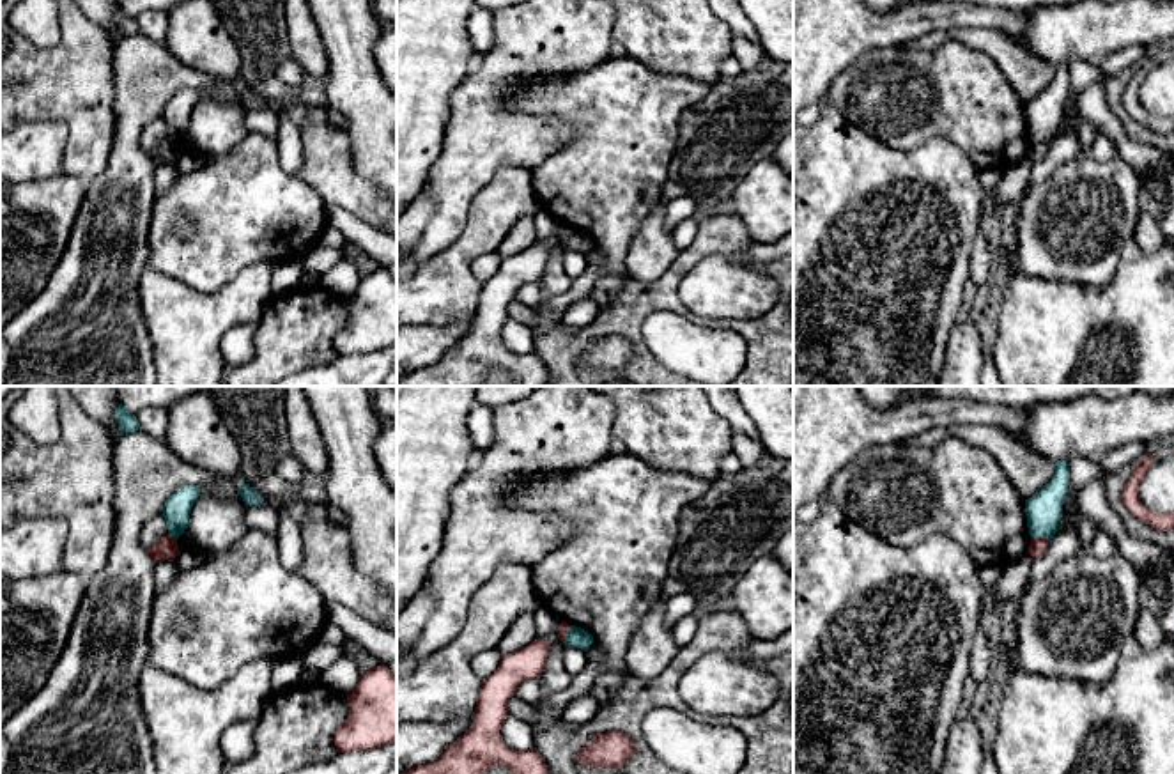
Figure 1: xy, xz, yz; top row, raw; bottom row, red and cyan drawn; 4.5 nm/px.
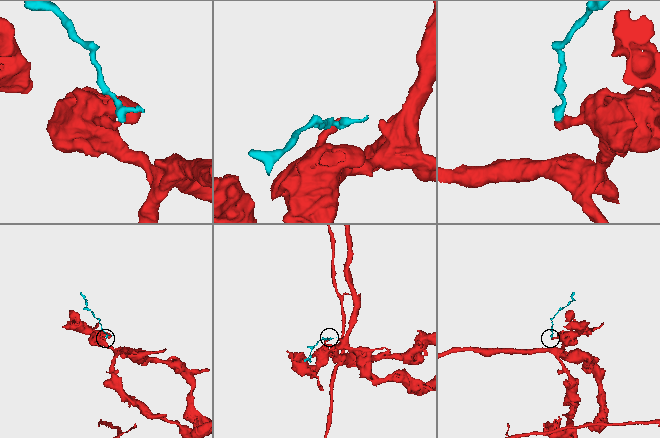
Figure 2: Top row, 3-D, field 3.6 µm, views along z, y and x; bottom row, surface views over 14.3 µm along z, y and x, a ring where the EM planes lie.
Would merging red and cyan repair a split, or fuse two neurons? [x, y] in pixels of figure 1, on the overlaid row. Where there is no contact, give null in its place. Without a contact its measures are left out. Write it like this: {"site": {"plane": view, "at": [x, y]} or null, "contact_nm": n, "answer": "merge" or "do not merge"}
{"site": {"plane": "yz", "at": [1038, 537]}, "contact_nm": 80, "answer": "do not merge"}

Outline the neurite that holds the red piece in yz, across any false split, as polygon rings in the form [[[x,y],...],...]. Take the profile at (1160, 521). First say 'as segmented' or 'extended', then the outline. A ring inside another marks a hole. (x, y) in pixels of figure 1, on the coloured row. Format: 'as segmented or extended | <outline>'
as segmented | [[[1147,453],[1135,464],[1132,476],[1123,489],[1123,503],[1132,515],[1149,524],[1153,530],[1170,531],[1174,530],[1174,514],[1153,512],[1140,501],[1139,485],[1144,480],[1151,462],[1153,457]]]

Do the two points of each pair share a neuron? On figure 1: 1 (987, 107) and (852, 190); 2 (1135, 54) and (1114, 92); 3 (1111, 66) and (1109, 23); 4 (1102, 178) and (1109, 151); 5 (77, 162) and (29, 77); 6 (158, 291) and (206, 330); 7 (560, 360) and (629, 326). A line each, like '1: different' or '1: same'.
1: different
2: different
3: different
4: different
5: same
6: same
7: same

